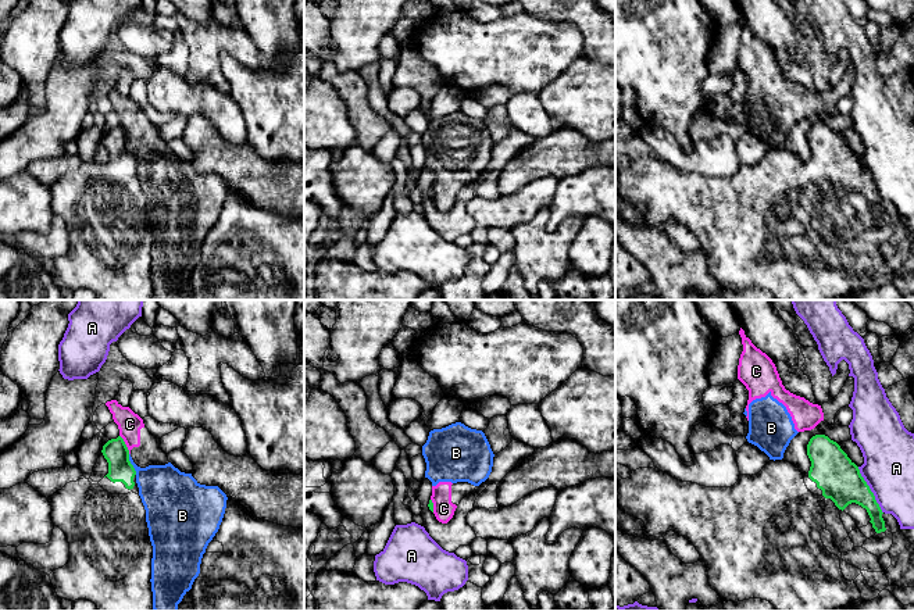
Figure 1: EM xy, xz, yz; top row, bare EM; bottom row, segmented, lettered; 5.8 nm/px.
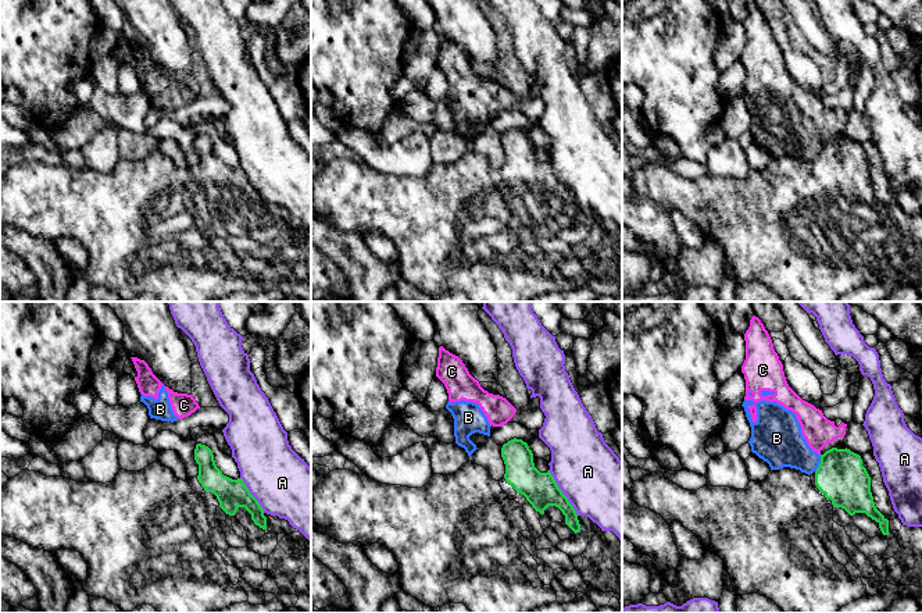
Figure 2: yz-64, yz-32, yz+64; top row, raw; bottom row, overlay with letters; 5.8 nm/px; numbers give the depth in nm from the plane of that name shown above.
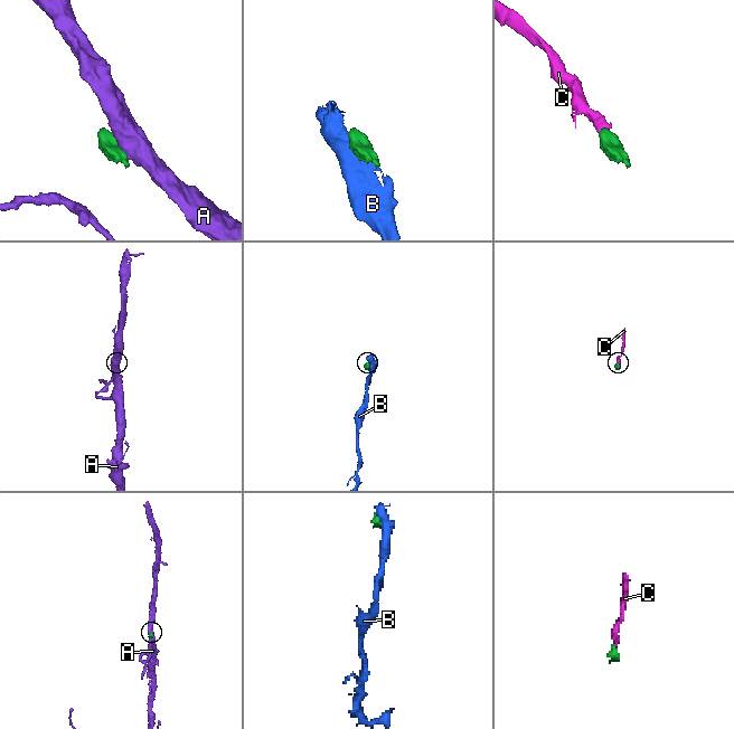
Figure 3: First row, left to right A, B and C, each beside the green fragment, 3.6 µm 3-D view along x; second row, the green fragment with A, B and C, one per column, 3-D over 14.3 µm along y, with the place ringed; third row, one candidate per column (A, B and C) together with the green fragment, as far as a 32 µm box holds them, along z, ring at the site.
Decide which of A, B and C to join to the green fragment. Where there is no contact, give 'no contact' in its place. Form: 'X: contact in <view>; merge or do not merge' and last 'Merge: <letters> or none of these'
A: contact in yz; do not merge
B: contact in xy; do not merge
C: contact in xy; do not merge
Merge: none of these

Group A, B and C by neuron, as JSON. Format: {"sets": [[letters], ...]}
{"sets": [["A"], ["B", "C"]]}

